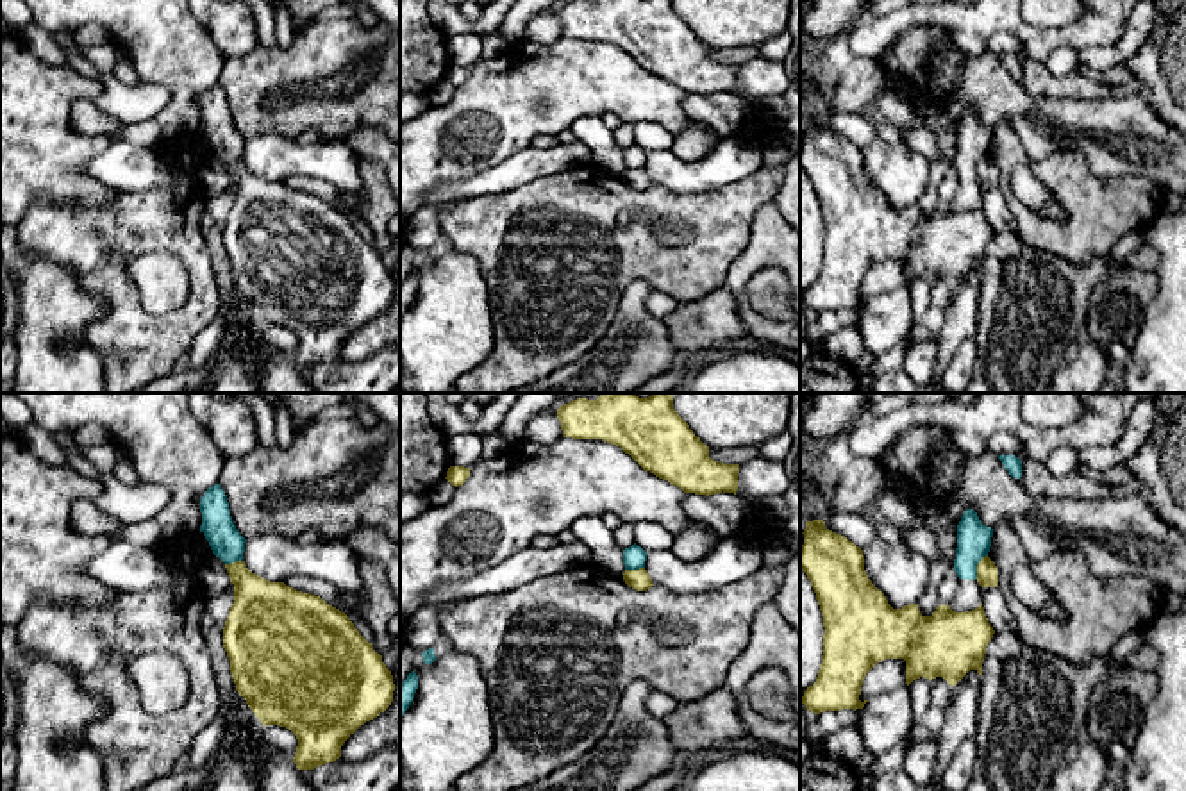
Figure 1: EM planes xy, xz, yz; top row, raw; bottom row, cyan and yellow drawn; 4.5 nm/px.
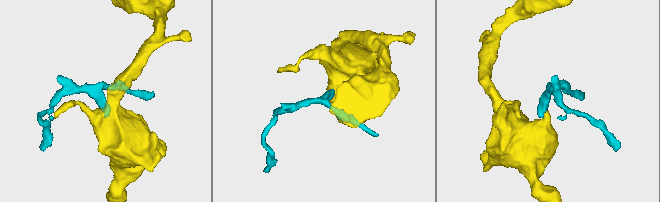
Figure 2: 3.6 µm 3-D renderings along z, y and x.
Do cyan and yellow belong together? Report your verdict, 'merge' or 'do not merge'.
do not merge

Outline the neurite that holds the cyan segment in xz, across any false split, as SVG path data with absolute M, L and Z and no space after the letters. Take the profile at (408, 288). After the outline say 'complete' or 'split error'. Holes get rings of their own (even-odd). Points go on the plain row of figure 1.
M411 271L407 279L400 284L400 318L409 309L416 289L418 289L418 275Z; complete

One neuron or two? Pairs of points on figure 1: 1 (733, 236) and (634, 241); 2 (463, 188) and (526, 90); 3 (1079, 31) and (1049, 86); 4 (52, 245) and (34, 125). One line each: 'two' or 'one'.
1: one
2: two
3: two
4: two

